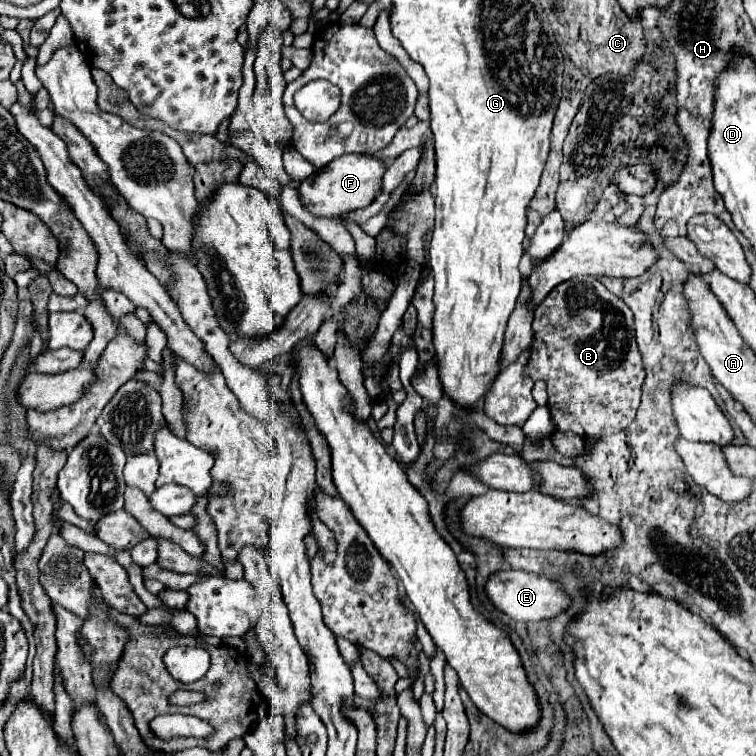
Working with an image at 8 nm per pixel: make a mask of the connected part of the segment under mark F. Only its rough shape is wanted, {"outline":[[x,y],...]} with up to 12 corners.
{"outline":[[340,156],[302,180],[300,198],[316,216],[366,208],[386,164]]}

